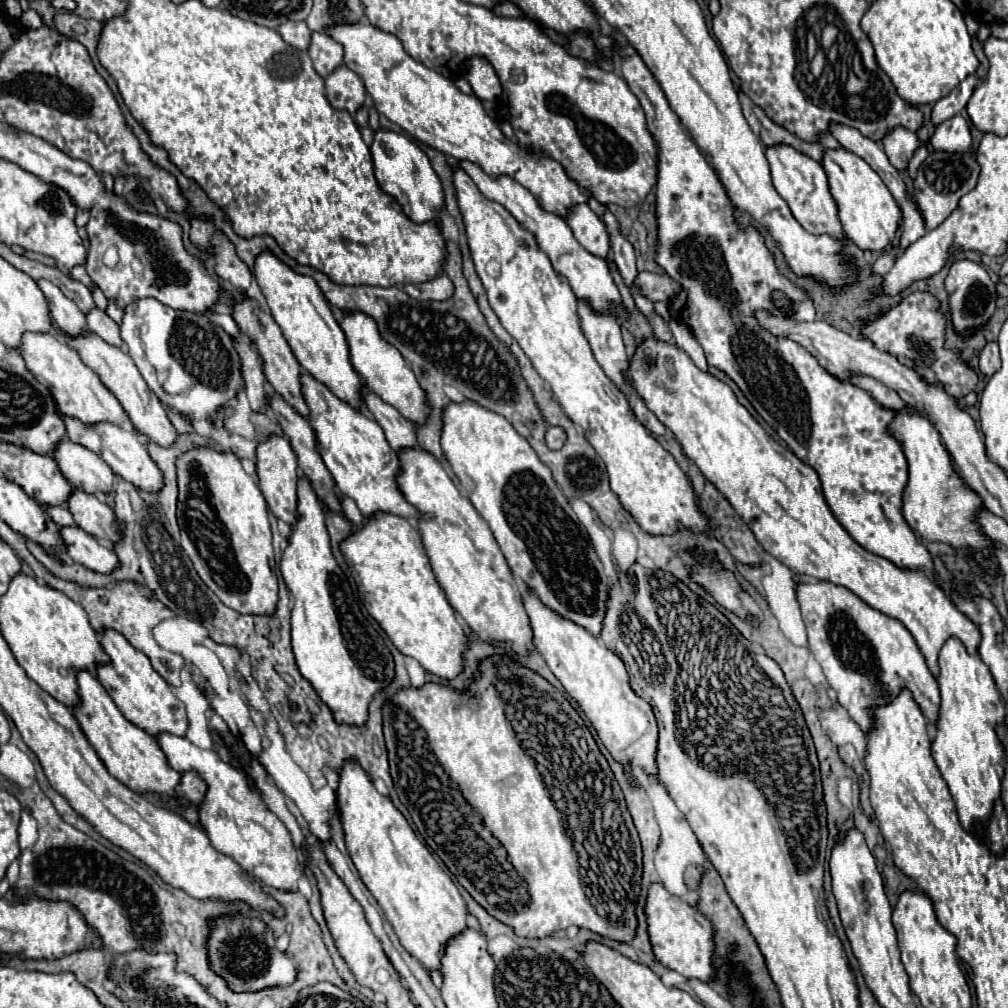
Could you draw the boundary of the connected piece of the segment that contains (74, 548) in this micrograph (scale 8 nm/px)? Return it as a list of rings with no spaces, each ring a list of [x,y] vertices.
[[[59,527],[59,537],[67,551],[65,555],[73,563],[81,563],[99,573],[109,573],[119,565],[117,555],[109,547],[97,543],[79,527]]]

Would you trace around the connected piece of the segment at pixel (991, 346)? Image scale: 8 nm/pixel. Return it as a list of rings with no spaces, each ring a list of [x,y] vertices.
[[[987,343],[979,355],[979,369],[983,375],[991,377],[1001,365],[1001,359],[999,359],[999,347],[997,343]]]

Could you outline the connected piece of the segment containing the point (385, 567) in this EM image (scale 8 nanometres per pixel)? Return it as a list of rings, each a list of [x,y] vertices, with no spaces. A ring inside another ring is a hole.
[[[379,511],[367,517],[363,527],[353,529],[339,547],[361,601],[393,645],[403,655],[417,659],[425,671],[445,679],[457,677],[463,669],[461,653],[467,647],[465,629],[457,623],[443,589],[435,581],[417,527],[405,517]]]

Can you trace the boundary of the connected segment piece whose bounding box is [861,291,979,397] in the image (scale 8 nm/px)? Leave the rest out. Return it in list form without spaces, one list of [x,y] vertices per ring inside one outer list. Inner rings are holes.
[[[915,291],[907,297],[903,297],[895,307],[887,309],[873,321],[865,321],[861,325],[861,335],[869,339],[879,351],[887,351],[901,365],[907,365],[909,369],[915,369],[923,381],[929,385],[943,385],[951,397],[963,397],[971,389],[977,387],[977,373],[967,365],[959,351],[945,349],[945,315],[939,311],[941,305],[937,297],[933,297],[927,291]]]

